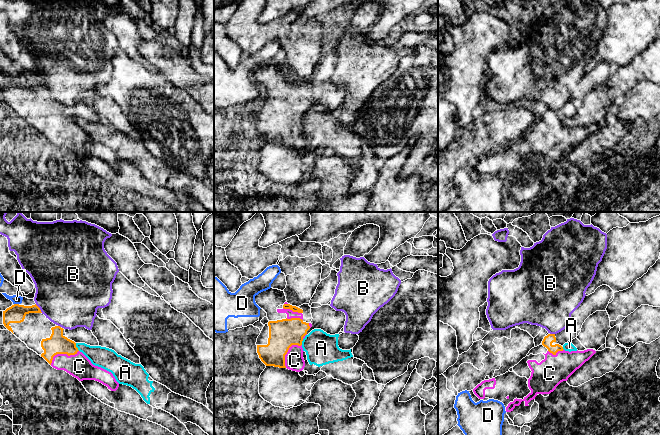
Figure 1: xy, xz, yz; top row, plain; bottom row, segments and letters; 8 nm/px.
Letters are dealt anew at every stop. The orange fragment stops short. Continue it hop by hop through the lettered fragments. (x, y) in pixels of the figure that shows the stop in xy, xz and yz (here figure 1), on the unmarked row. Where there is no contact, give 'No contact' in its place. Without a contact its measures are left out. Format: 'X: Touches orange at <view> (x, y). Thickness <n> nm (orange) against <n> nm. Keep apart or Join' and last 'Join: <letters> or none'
A: Touches orange at xy (76, 123). Thickness 160 nm (orange) against 170 nm. Keep apart
B: Touches orange at xy (39, 84). Thickness 150 nm (orange) against 500 nm. Keep apart
C: Touches orange at xy (62, 129). Thickness 160 nm (orange) against 190 nm. Join
D: Touches orange at xy (16, 80). Thickness 150 nm (orange) against 70 nm. Keep apart
Join: C

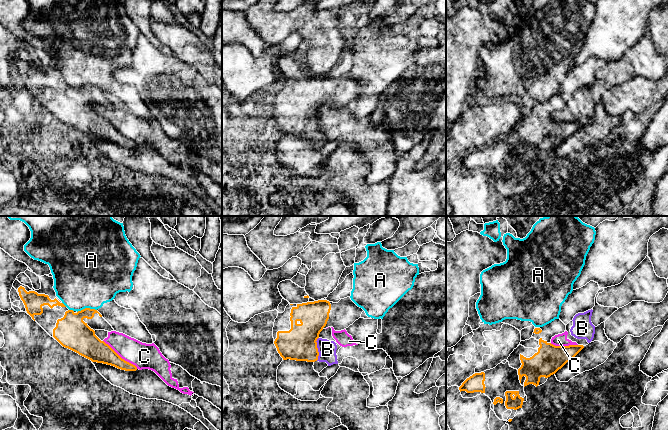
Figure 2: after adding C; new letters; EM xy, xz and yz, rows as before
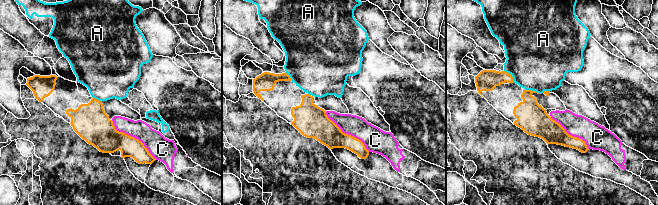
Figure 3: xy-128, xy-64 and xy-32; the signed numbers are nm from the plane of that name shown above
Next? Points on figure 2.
A: Touches orange at xy (86, 84). Thickness 260 nm (orange) against 500 nm. Keep apart
B: Touches orange at xz (317, 125). Thickness 280 nm (orange) against 140 nm. Keep apart
C: Touches orange at xy (119, 132). Thickness 190 nm (orange) against 200 nm. Keep apart
Join: none

